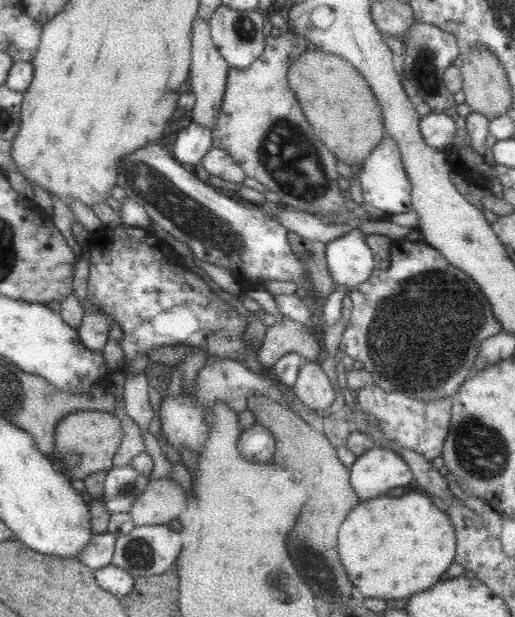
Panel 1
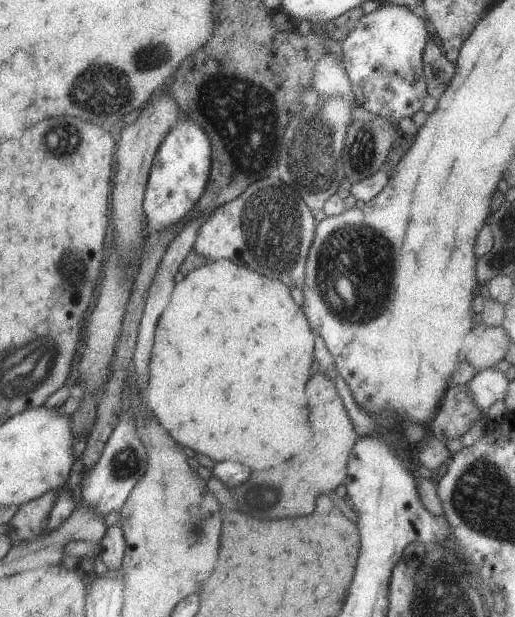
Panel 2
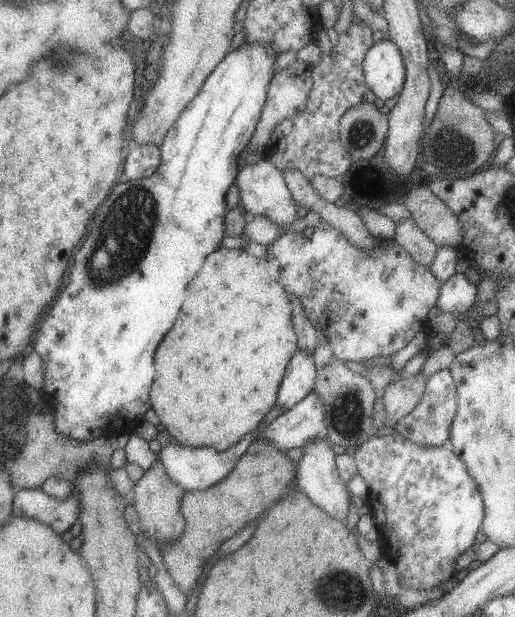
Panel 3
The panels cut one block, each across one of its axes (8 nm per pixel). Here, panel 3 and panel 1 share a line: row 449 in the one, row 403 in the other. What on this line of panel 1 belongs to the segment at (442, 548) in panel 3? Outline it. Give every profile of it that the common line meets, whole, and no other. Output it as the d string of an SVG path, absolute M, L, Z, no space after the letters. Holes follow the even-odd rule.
M376 384L364 386L355 390L357 399L355 404L360 405L364 411L376 417L380 423L380 429L390 441L398 445L414 450L424 458L432 461L437 456L441 456L450 430L450 417L452 417L452 406L448 400L420 400L410 398L407 394L384 390Z

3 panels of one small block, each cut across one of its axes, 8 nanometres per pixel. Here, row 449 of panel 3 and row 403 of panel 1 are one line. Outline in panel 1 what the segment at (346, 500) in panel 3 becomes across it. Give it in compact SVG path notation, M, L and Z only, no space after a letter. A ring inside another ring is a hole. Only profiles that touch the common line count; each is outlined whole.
M310 361L300 368L292 389L305 406L315 411L324 411L334 402L334 387L318 362Z

